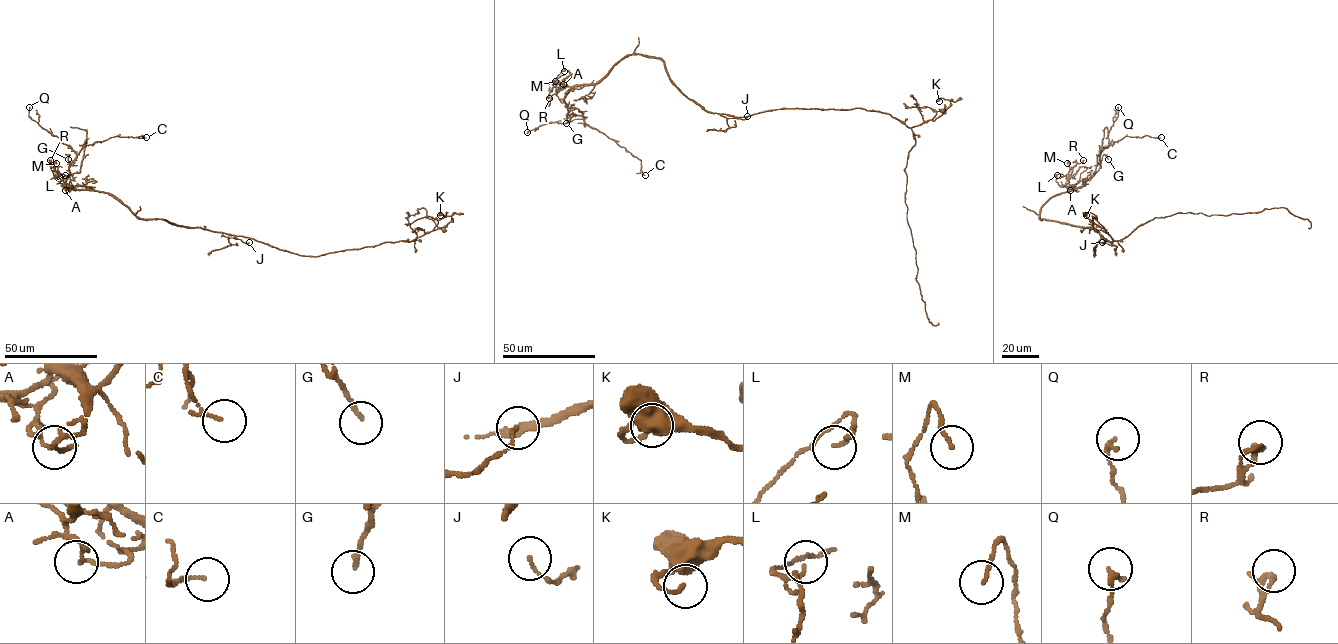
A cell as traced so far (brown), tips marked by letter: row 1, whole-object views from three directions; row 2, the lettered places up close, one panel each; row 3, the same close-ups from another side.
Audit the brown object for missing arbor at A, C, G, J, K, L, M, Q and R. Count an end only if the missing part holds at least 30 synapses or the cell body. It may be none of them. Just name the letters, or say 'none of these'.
none of these

